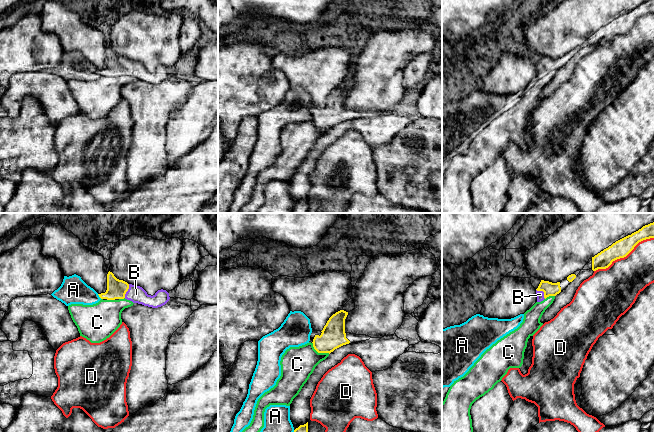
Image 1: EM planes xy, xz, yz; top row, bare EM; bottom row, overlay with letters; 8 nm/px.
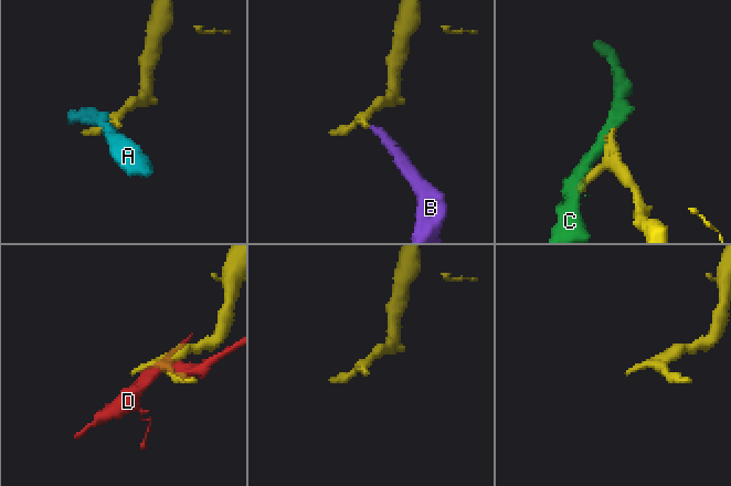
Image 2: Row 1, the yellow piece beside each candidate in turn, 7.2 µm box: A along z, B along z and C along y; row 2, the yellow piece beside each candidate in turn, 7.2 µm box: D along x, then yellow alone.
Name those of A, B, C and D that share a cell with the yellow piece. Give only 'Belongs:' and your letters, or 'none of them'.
Belongs: B

